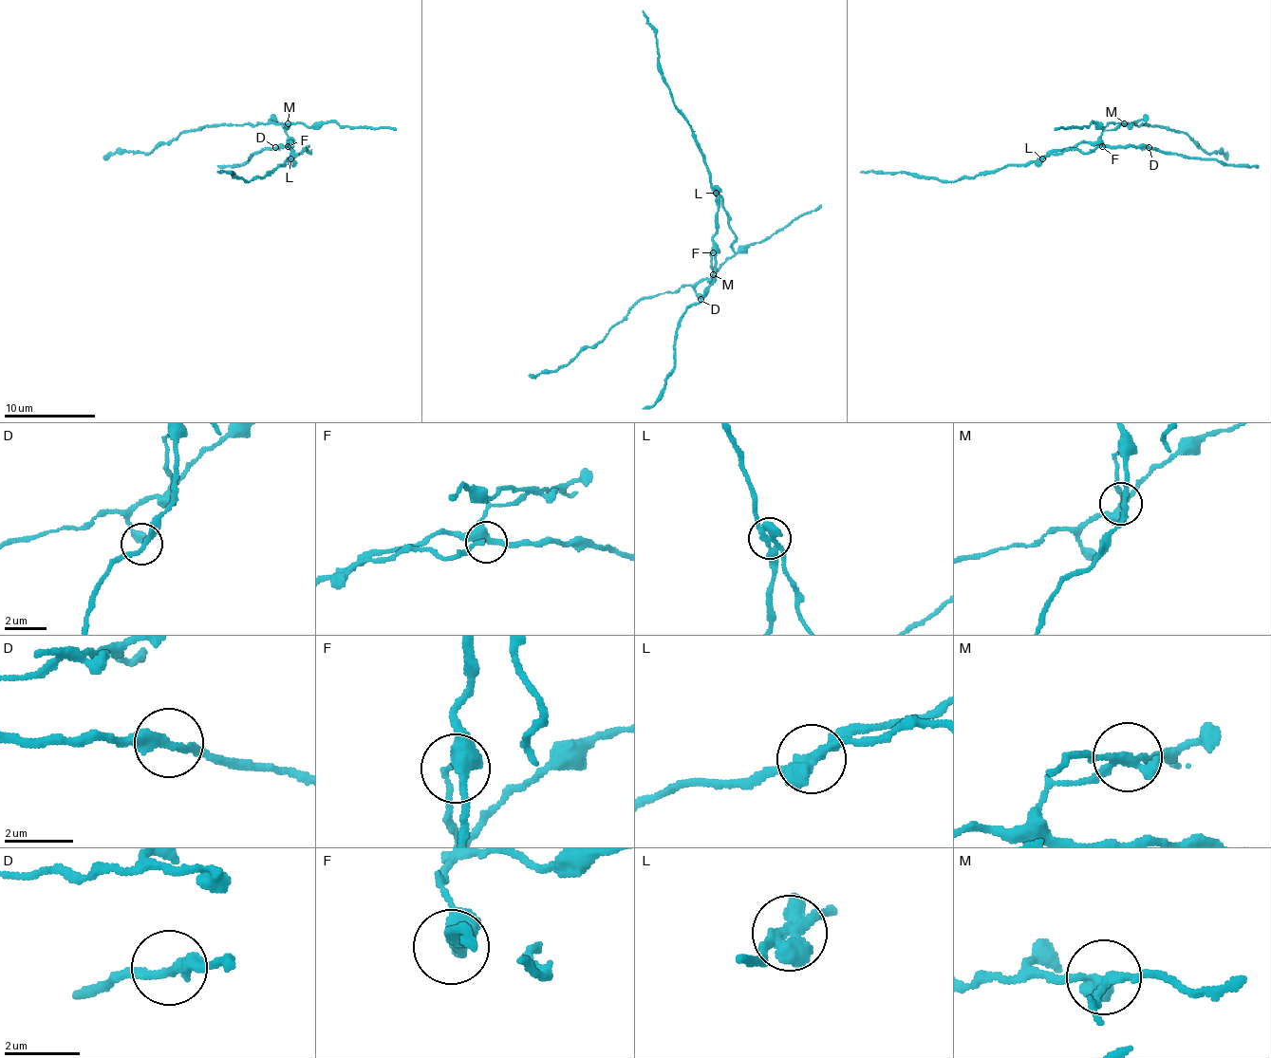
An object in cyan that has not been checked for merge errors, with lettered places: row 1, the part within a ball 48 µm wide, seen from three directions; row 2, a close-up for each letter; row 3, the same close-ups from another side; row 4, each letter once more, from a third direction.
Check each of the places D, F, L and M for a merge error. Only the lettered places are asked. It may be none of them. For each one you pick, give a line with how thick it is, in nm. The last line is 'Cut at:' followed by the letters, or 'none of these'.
L: 460 nm thick
M: 260 nm thick
Cut at: L, M

